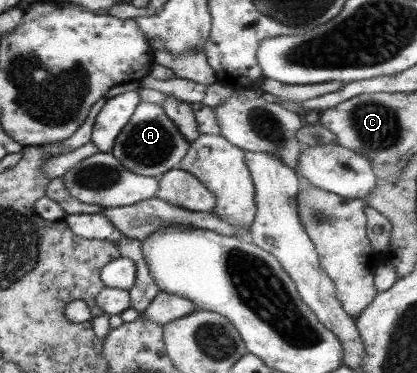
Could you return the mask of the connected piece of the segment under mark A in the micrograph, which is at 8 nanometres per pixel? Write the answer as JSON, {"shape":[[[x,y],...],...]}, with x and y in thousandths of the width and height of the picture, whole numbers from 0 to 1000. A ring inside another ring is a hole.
{"shape":[[[336,273],[300,340],[273,373],[266,418],[324,466],[381,475],[398,456],[429,450],[432,429],[444,418],[453,389],[415,327],[400,316],[384,279]]]}

